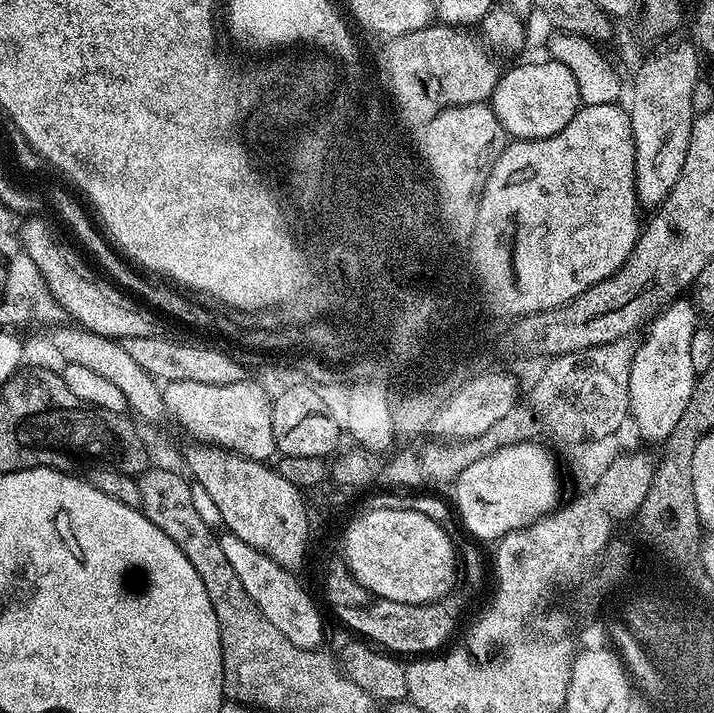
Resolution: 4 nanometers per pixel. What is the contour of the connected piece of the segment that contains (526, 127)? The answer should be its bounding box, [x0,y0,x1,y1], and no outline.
[490,59,582,140]

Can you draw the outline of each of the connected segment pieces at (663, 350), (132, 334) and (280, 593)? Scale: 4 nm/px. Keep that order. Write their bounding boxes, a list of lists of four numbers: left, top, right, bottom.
[[628,298,698,445],[18,218,157,342],[220,535,324,650]]

